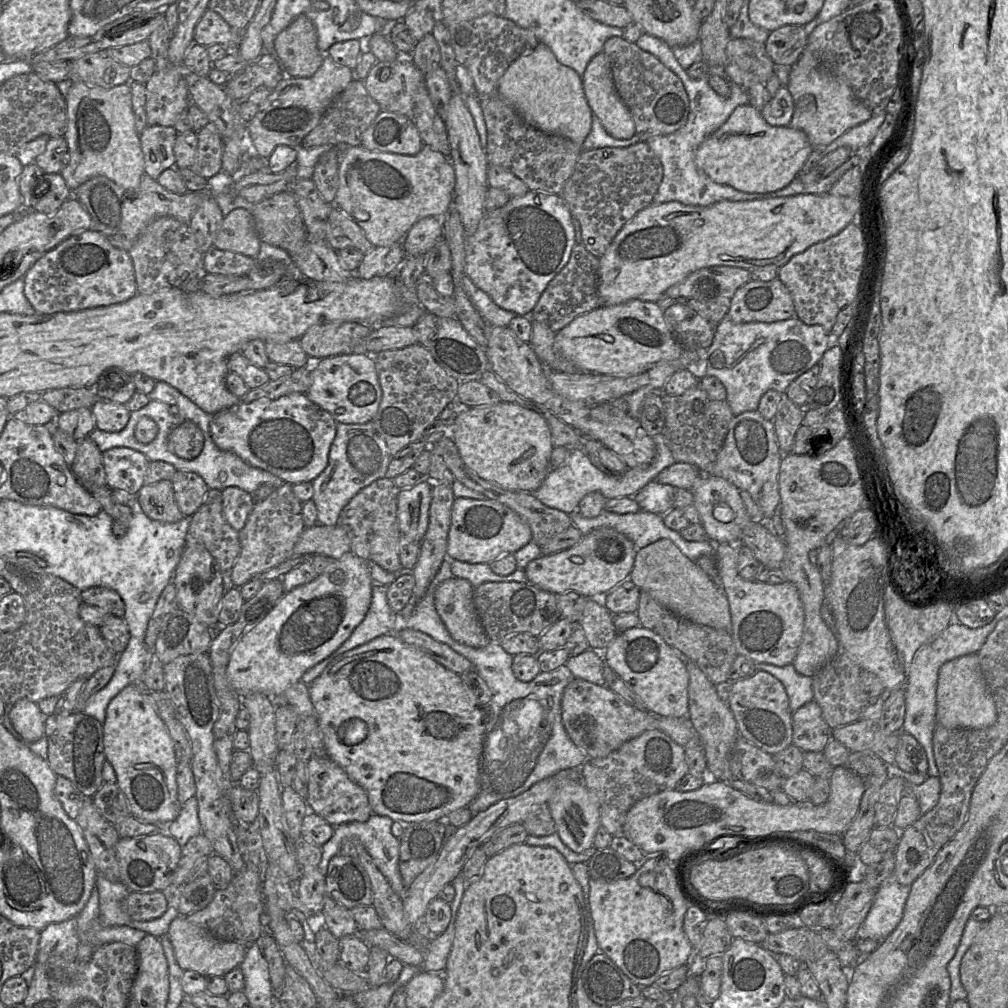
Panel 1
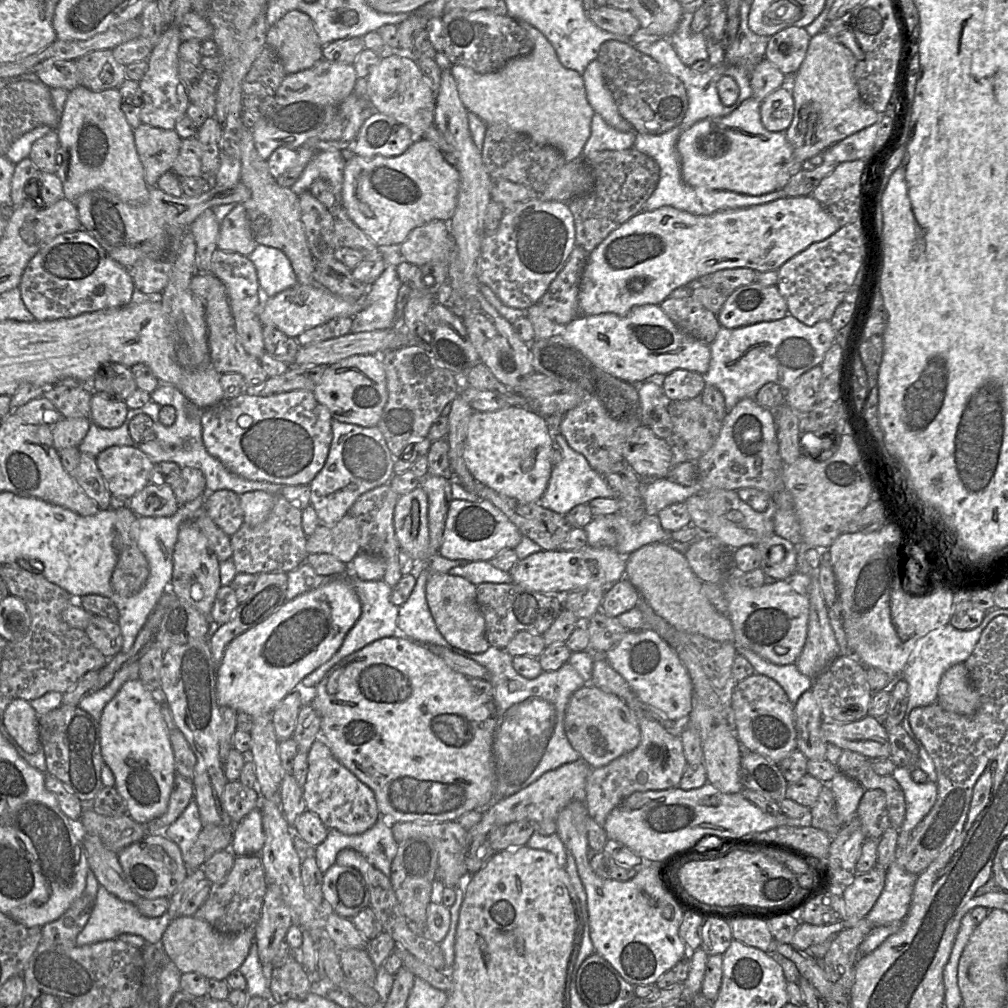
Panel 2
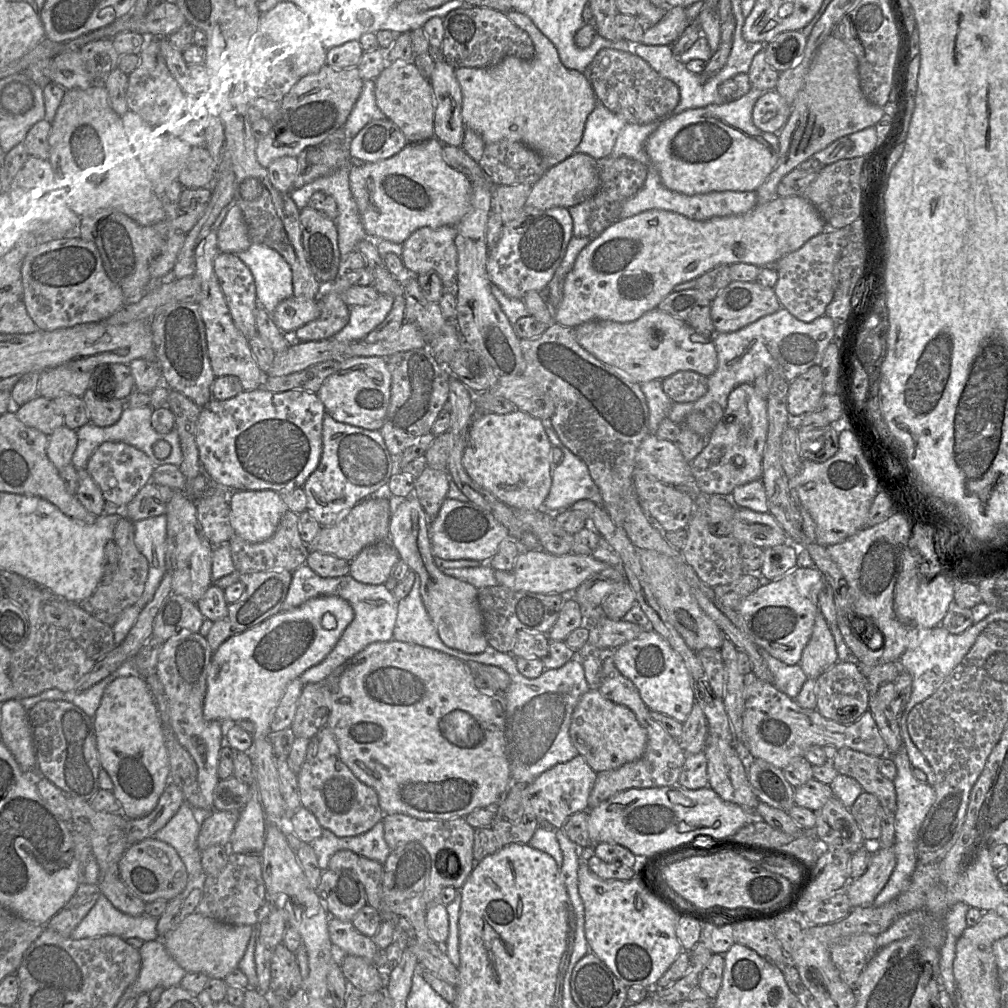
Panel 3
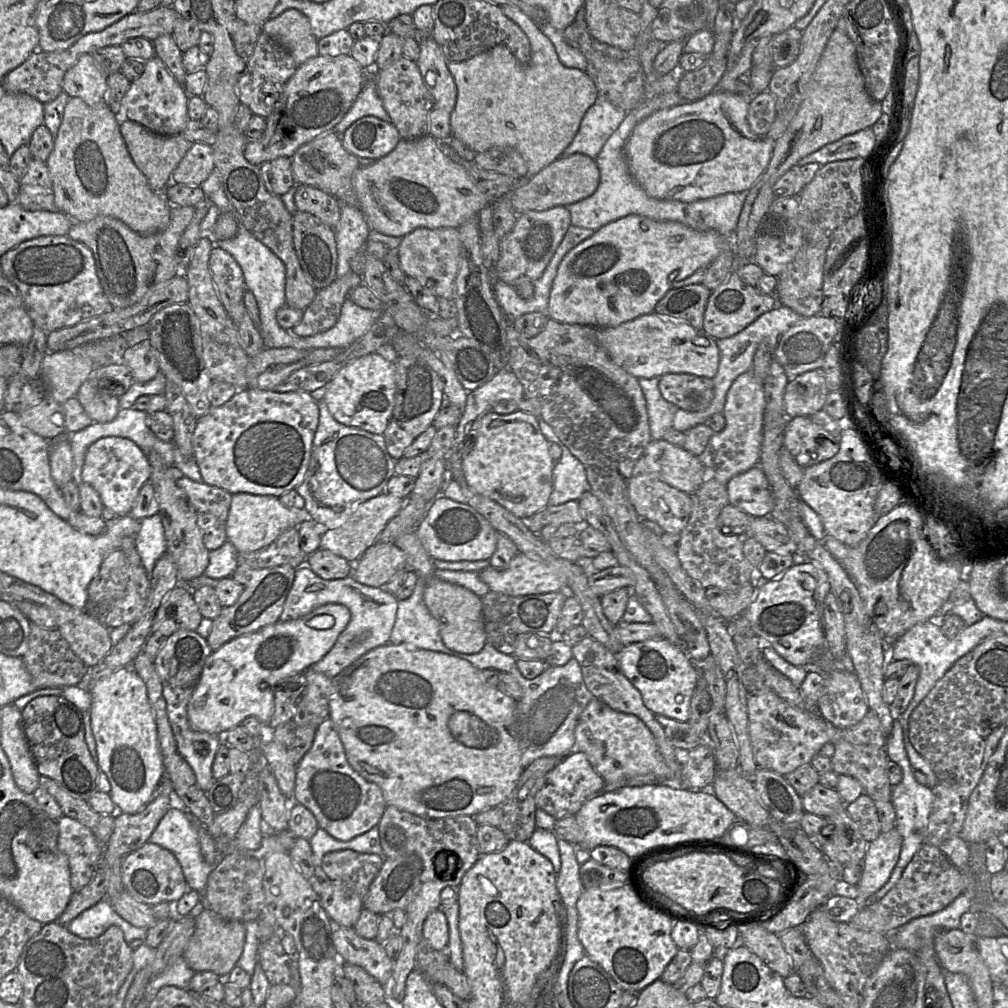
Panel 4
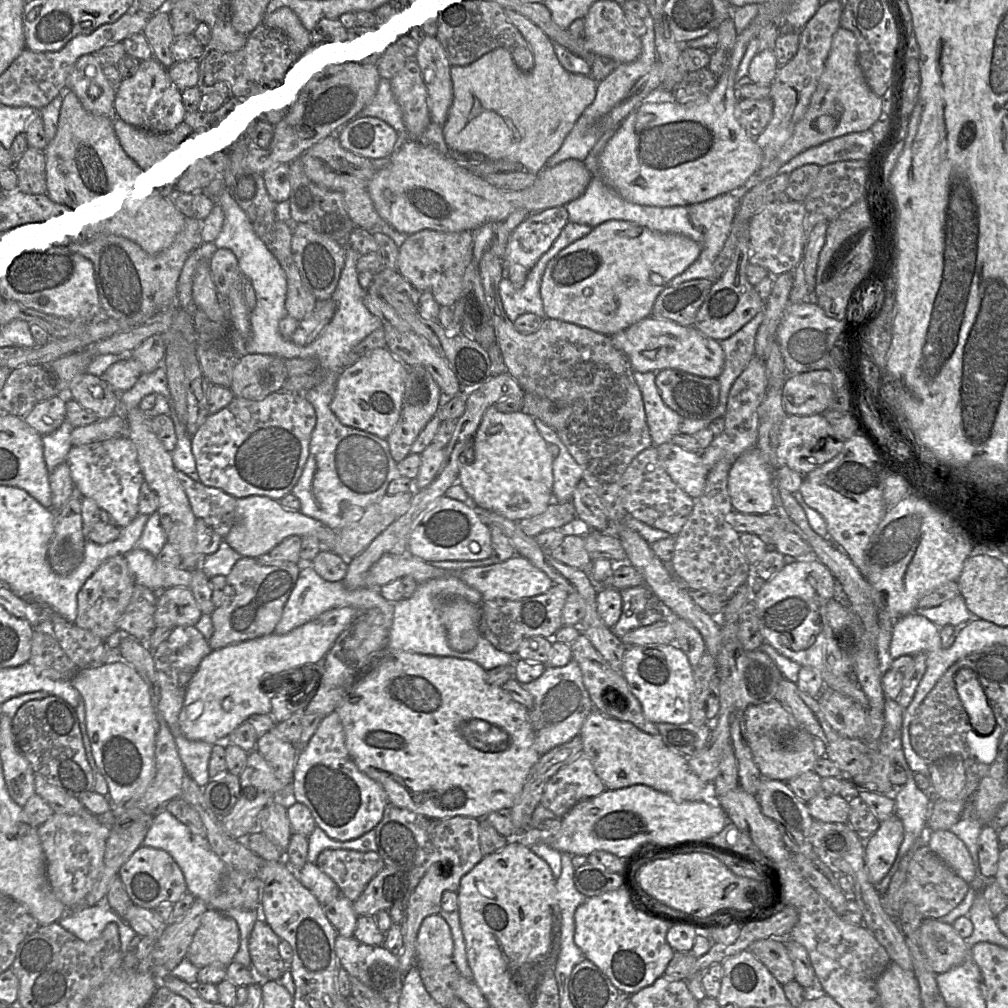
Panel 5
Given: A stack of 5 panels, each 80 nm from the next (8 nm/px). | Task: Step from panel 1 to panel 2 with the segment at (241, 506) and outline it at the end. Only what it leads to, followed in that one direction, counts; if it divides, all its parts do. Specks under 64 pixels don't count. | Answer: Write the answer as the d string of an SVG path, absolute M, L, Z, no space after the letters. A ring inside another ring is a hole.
M231 490L209 492L204 508L214 523L228 536L235 534L244 523L239 495Z

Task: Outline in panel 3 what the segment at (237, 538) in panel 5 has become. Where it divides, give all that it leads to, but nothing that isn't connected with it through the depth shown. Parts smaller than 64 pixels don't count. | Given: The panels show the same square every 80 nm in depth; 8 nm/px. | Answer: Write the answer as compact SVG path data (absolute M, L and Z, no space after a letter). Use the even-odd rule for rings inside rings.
M239 490L229 496L234 534L251 543L269 539L288 510L274 490Z

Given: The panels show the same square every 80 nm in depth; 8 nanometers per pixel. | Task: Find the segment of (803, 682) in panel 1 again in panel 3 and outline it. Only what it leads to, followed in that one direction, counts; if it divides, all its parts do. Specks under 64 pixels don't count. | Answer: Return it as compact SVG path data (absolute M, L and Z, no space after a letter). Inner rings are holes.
M760 649L760 652L773 674L773 685L790 698L796 699L803 684L808 679L800 665L787 665L764 649Z

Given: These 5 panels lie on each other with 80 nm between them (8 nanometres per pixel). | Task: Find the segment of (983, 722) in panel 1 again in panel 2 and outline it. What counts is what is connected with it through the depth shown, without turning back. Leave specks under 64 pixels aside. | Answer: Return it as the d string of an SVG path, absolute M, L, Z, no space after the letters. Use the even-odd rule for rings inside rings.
M964 663L950 667L942 676L937 702L949 712L972 715L980 707L980 697L973 688Z

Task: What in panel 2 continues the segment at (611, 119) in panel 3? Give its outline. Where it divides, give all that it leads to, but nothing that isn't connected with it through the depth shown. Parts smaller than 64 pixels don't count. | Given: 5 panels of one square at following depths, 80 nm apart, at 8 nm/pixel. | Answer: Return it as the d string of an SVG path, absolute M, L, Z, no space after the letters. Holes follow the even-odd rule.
M595 113L591 120L591 132L587 139L582 155L585 158L601 151L618 151L632 148L636 132L621 132L609 126L604 119Z

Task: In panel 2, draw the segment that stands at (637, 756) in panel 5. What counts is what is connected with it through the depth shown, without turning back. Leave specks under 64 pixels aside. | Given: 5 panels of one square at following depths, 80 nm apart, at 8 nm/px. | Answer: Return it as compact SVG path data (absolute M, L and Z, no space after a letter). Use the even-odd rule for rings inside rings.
M586 684L575 691L566 707L564 728L571 746L592 768L609 764L634 750L641 741L638 717L620 697Z

